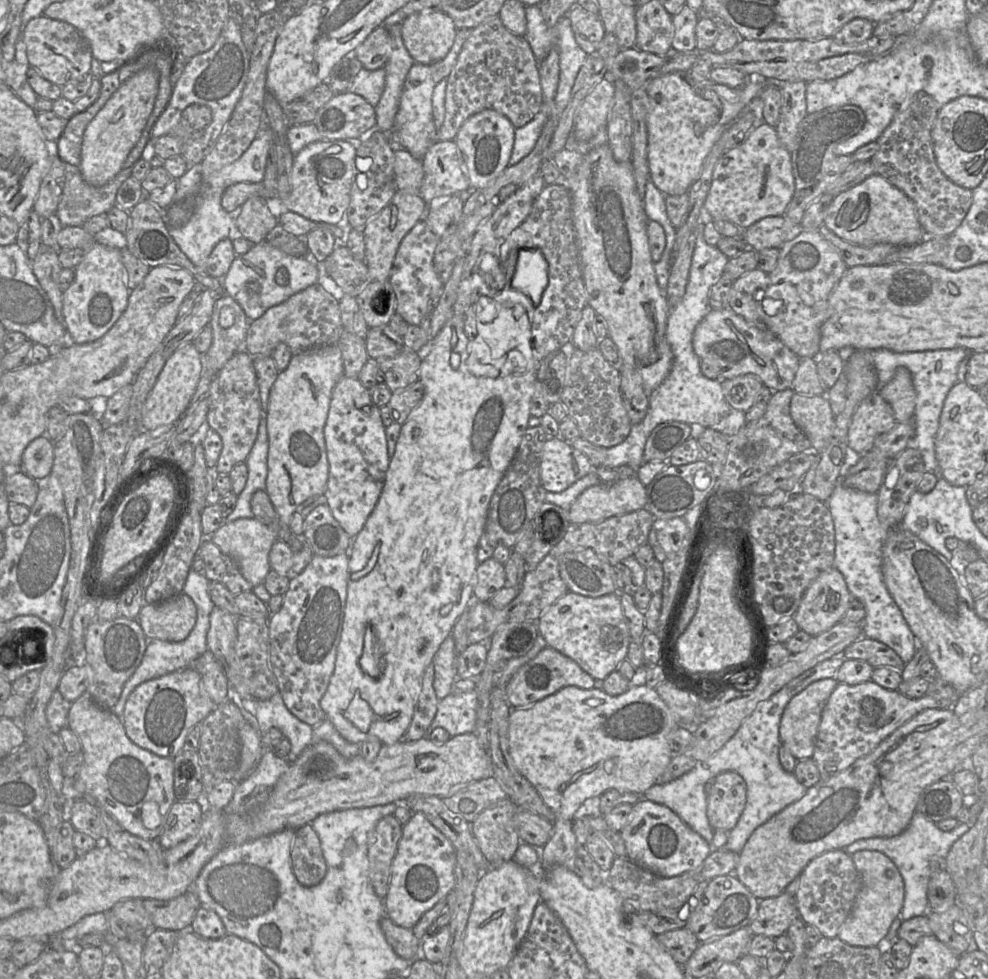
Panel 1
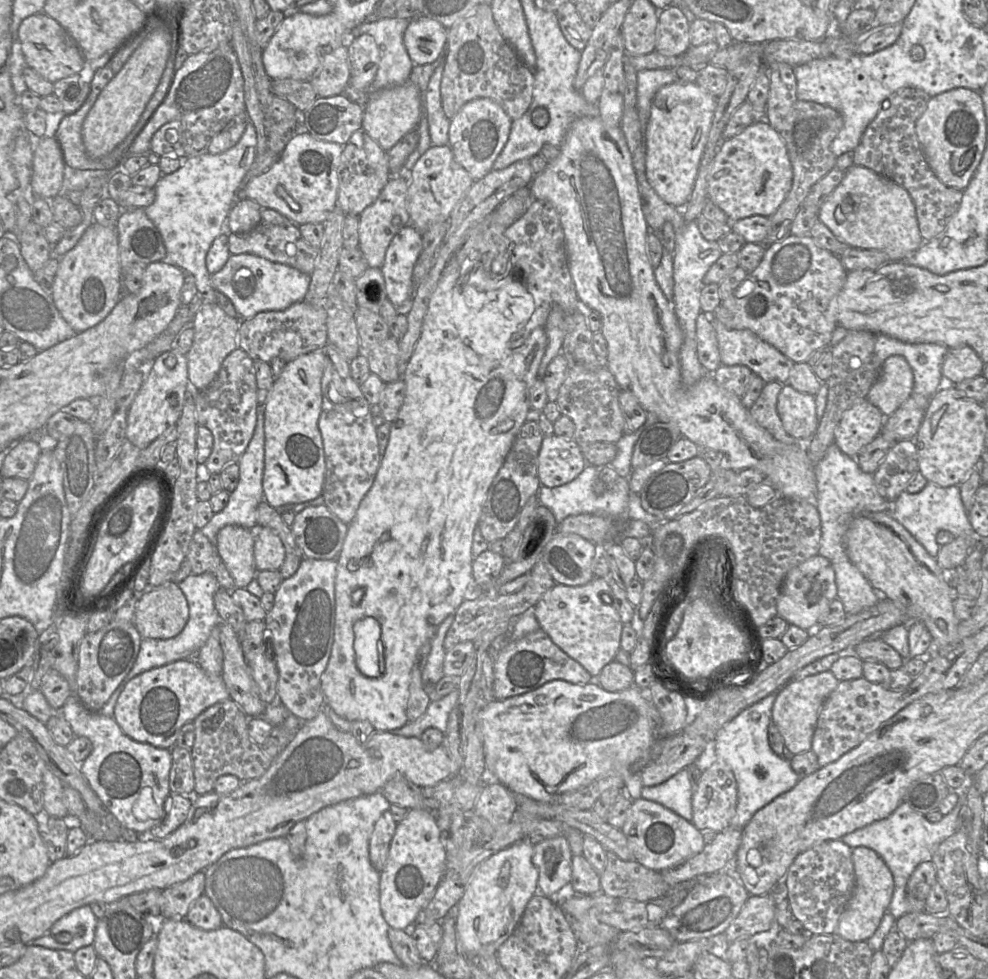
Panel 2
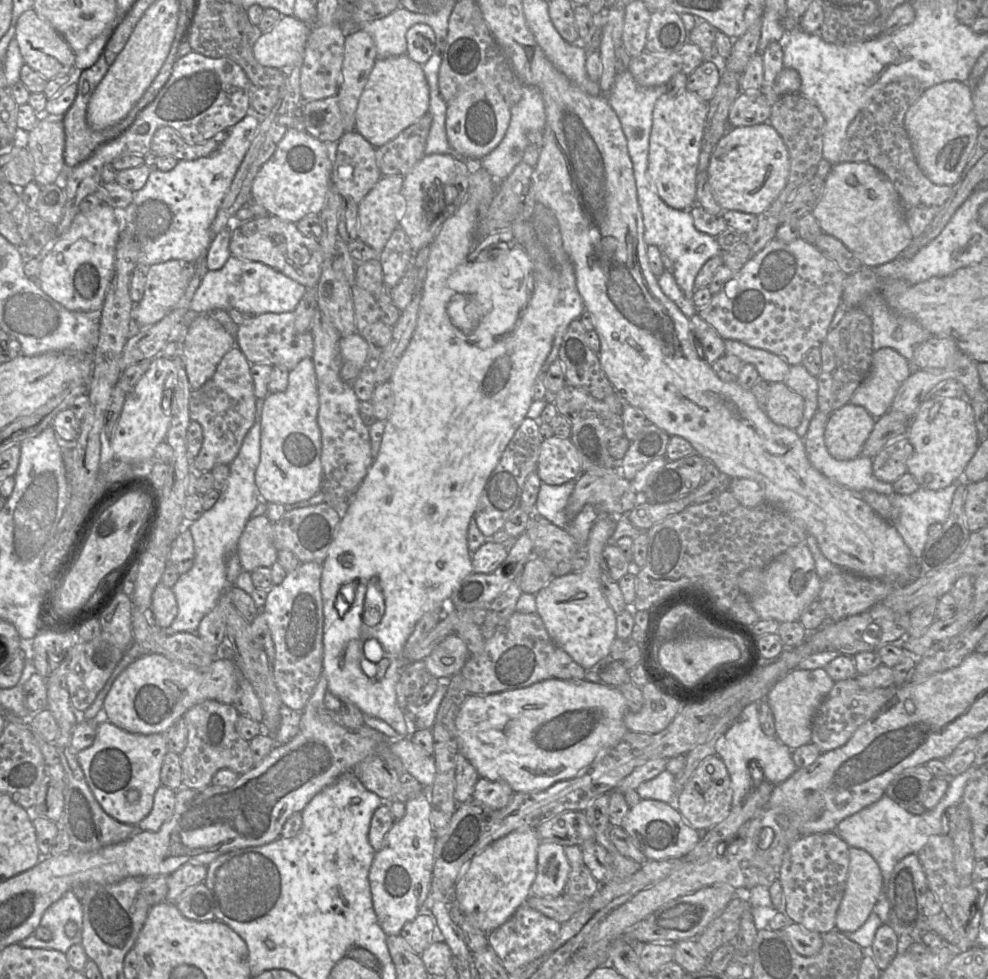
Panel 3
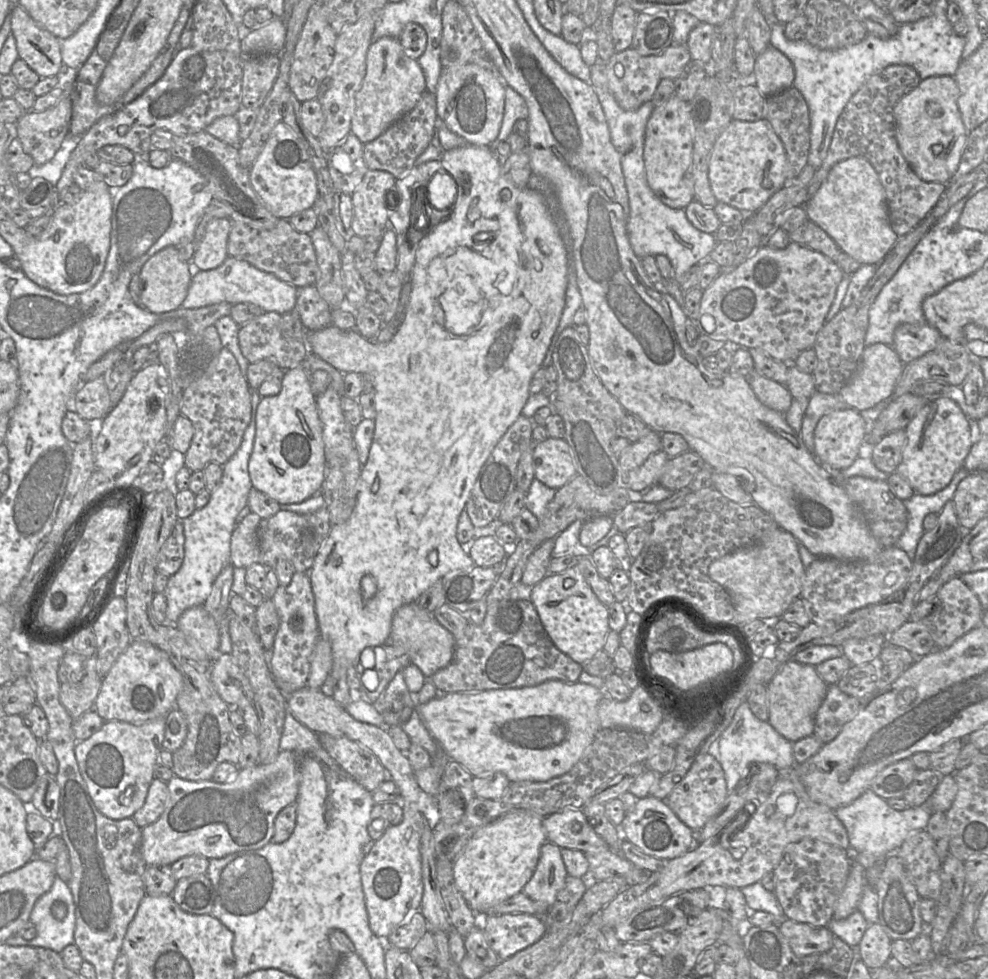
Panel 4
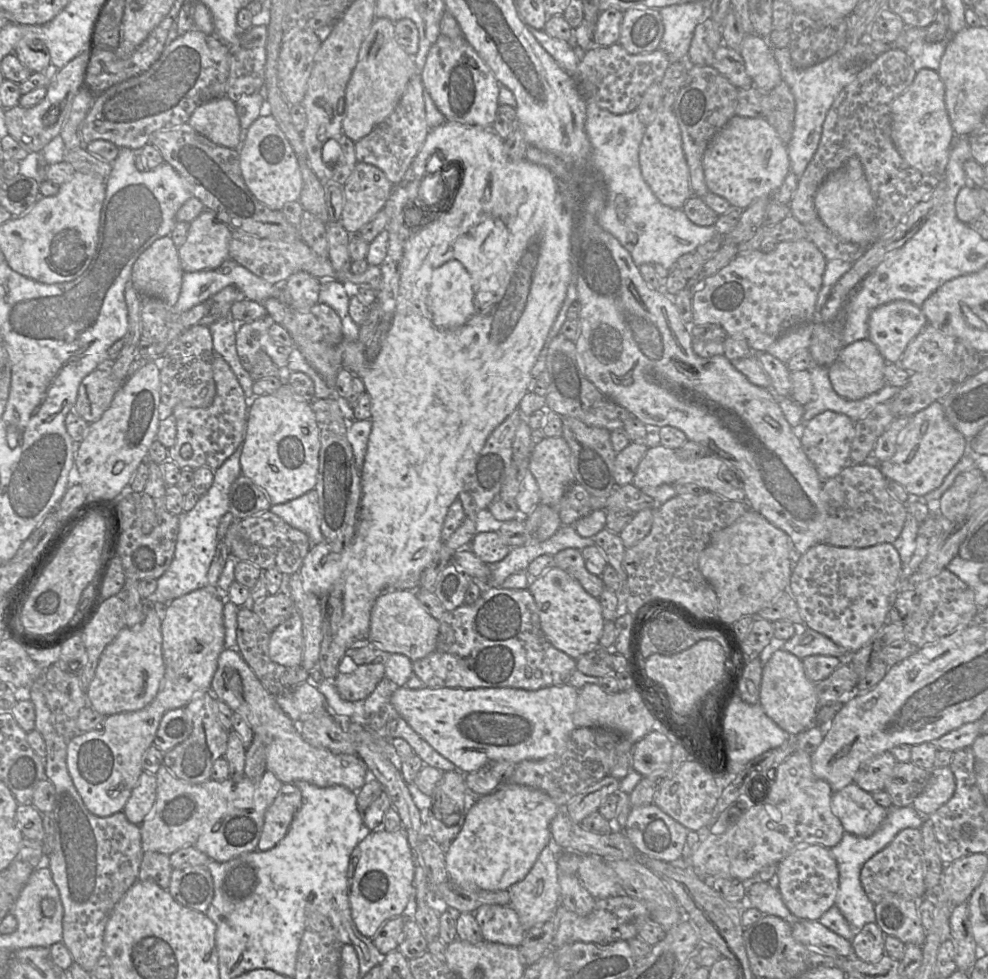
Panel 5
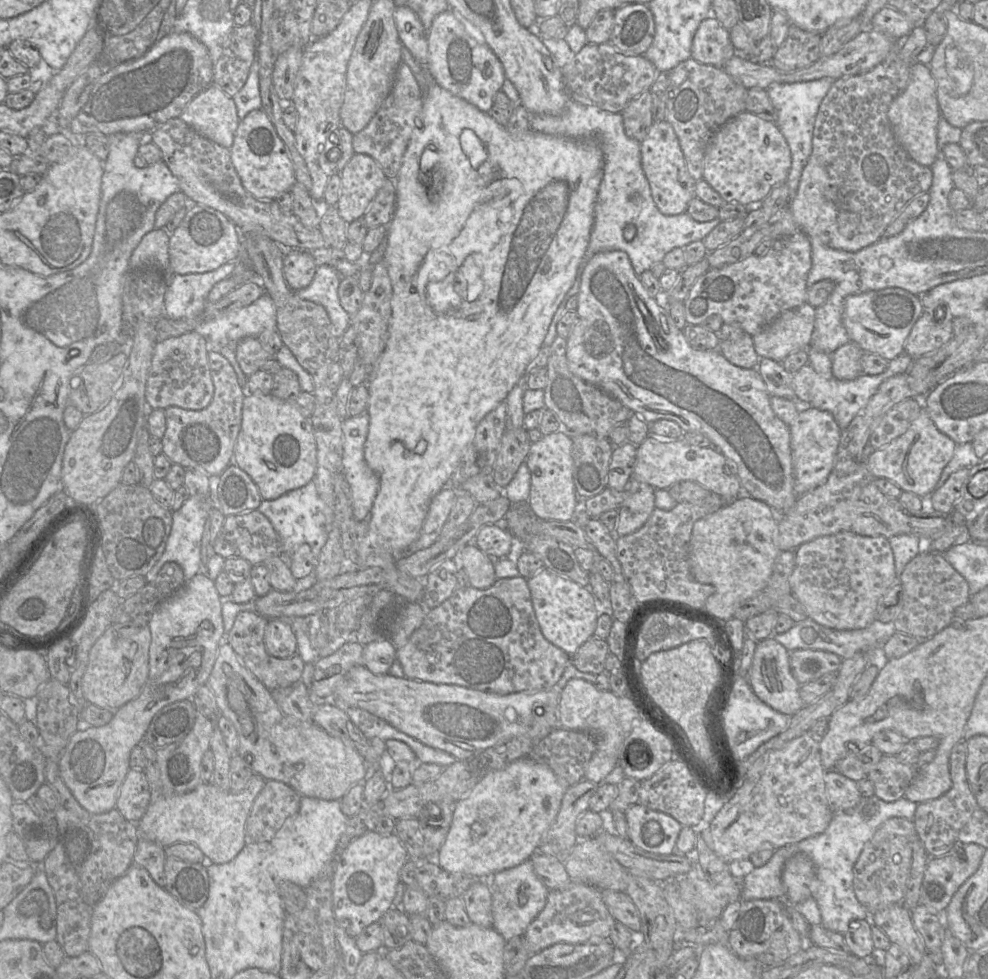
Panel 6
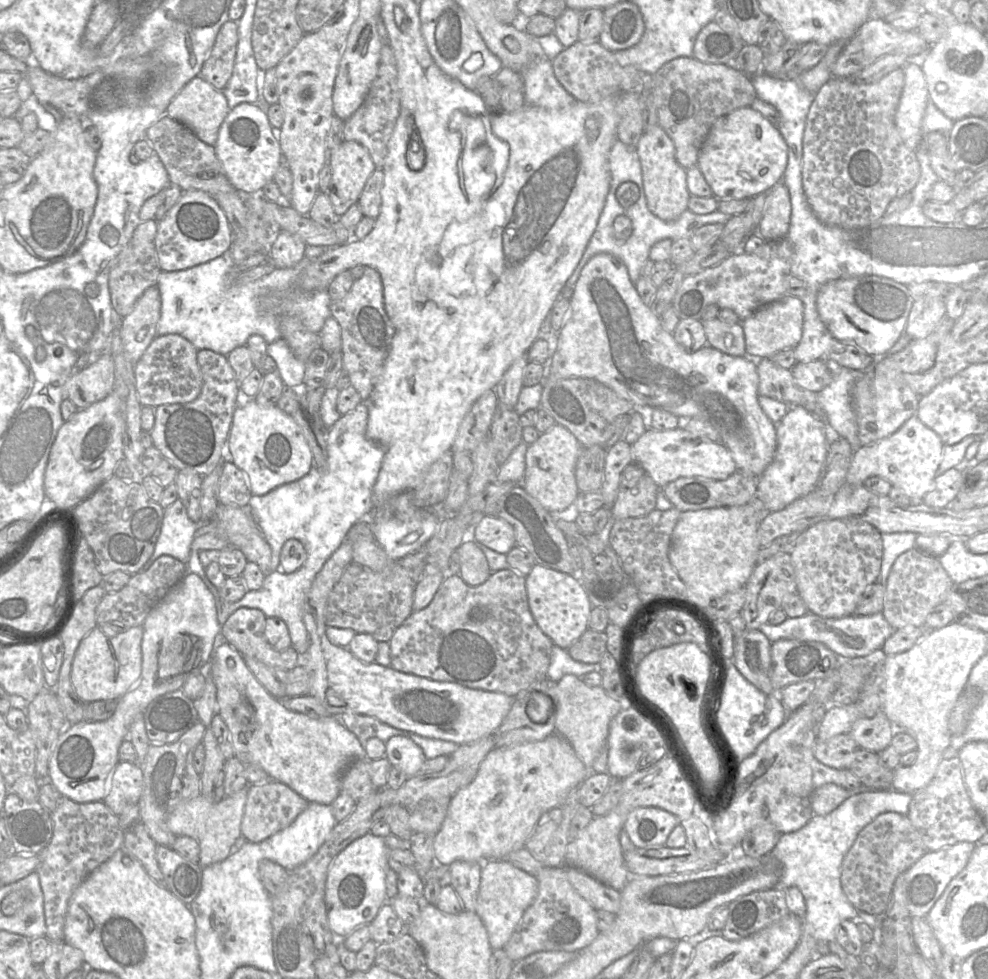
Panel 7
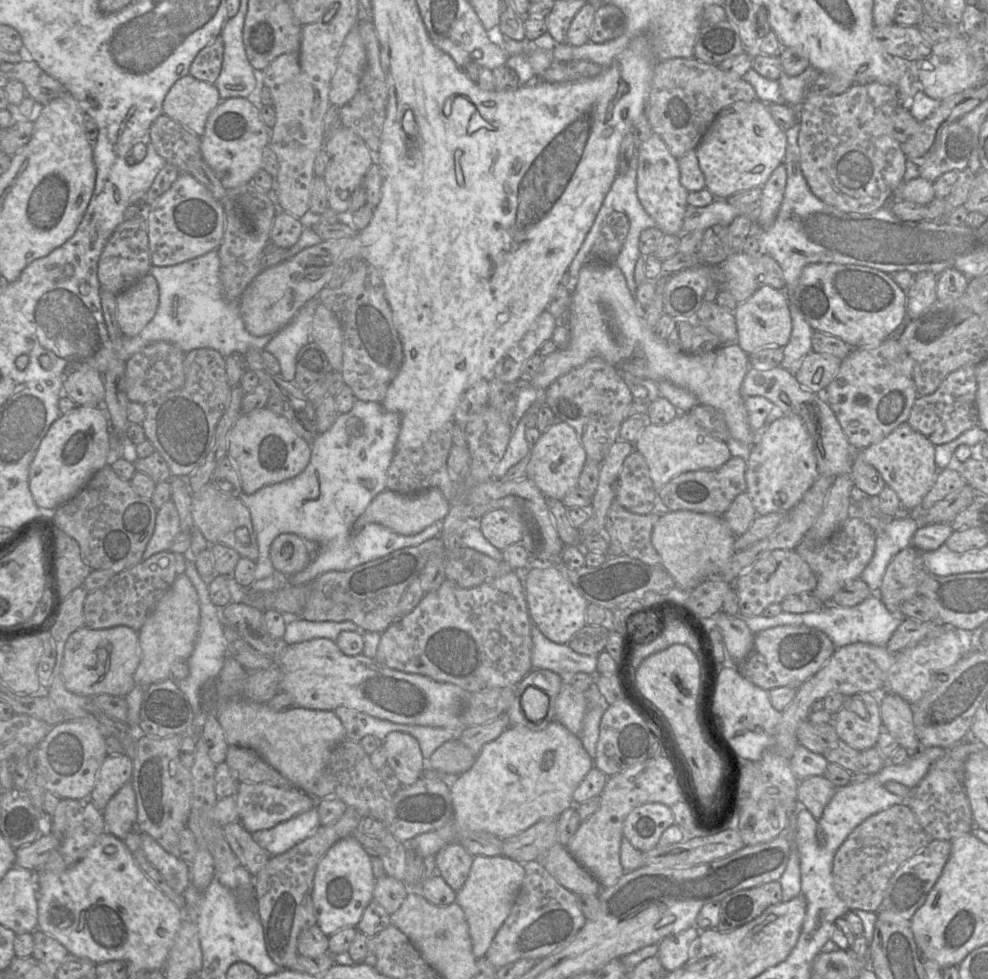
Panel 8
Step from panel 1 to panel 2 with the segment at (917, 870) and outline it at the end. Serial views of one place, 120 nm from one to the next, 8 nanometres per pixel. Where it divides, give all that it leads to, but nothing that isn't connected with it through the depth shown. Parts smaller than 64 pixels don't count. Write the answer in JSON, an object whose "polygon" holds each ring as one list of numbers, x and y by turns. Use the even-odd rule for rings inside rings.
{"polygon":[[962,798,950,813,943,815,940,821,933,823,909,804,901,802,887,818,875,821,841,838,850,848,864,846,873,849,885,861,893,875,895,885,888,911,896,919,908,913,906,885,915,868,921,862,931,861,939,844,960,828,961,805]]}

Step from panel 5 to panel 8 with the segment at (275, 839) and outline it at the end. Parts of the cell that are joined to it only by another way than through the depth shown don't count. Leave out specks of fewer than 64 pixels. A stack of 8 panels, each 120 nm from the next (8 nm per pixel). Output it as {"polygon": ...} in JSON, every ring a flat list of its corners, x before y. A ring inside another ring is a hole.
{"polygon":[[240,782,236,797,239,821,250,833,270,829,296,817,315,806,318,800,297,787,283,788,256,782]]}

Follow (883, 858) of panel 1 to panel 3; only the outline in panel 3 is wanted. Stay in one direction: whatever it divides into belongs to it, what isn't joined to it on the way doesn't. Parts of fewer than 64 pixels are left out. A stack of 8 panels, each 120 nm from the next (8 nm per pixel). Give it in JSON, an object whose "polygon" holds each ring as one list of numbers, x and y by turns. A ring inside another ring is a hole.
{"polygon":[[849,847,848,876,836,914,836,929,842,933,858,930,873,912,884,889,883,876,875,859,863,849]]}

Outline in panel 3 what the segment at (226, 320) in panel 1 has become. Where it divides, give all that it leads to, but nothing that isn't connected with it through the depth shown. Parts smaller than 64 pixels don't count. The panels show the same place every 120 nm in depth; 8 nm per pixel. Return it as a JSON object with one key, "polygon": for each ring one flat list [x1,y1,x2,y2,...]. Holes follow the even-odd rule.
{"polygon":[[198,314,183,341,182,361,192,390,202,387,214,374,236,339,209,314]]}

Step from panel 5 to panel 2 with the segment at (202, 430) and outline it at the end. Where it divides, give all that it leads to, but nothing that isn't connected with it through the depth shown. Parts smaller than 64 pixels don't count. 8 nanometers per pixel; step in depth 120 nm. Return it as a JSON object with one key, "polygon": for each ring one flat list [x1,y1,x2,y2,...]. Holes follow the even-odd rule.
{"polygon":[[236,348,222,362,215,380,204,390,195,393,196,419,198,425,207,427,213,434,213,449,204,463,211,473,220,473,229,463,238,462,246,450,256,426,257,420,257,382,254,363,241,348]]}

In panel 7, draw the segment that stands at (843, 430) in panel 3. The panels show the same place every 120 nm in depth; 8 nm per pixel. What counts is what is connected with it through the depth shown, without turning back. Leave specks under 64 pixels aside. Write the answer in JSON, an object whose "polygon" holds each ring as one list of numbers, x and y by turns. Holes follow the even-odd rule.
{"polygon":[[789,406,788,412,777,424,776,436,774,458,759,477,756,494,770,513,784,509,817,488,830,446,827,424,800,406]]}

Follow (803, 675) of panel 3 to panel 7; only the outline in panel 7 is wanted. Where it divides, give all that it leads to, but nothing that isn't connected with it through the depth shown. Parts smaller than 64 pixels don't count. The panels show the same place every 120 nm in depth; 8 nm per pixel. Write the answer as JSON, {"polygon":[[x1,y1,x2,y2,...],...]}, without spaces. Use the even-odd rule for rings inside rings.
{"polygon":[[746,630,735,639,733,663,743,677,764,694,778,693,771,684,771,642,759,630]]}

